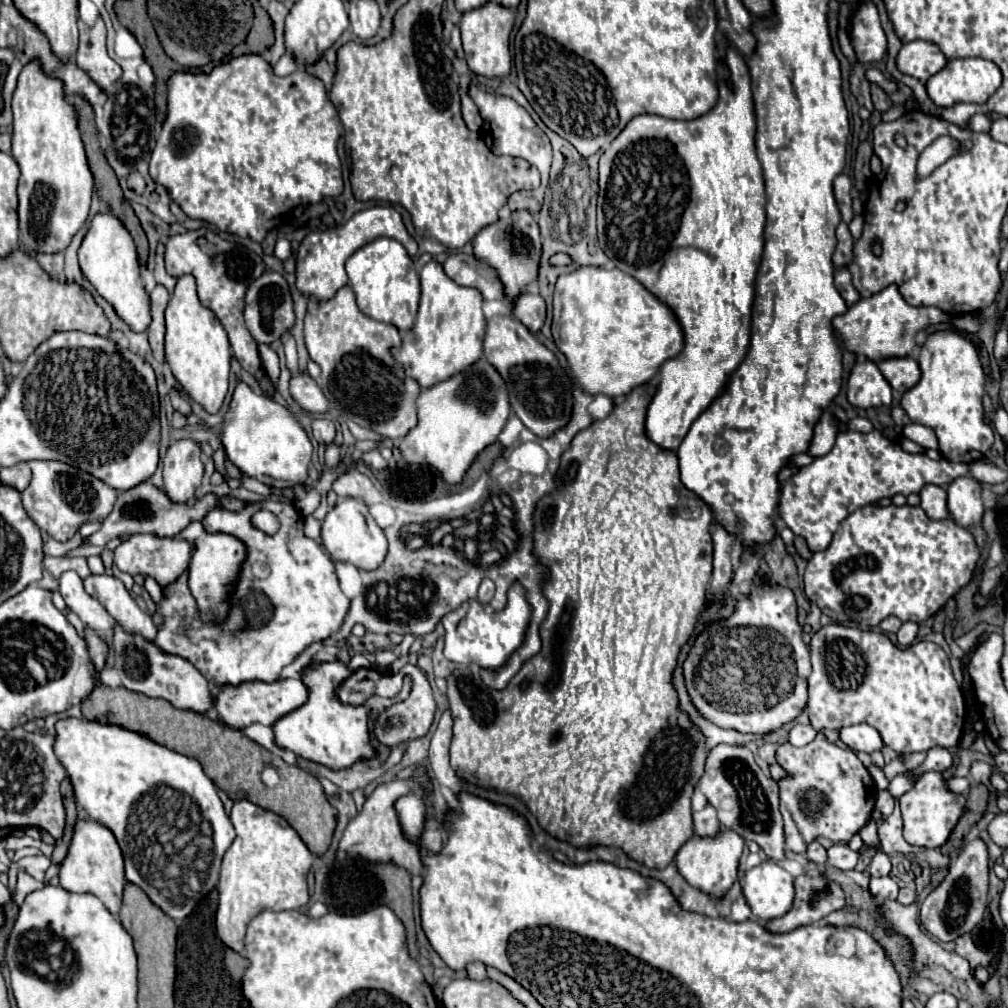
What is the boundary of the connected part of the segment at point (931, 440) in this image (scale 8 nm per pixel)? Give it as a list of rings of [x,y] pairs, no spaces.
[[[910,423],[904,427],[904,437],[922,445],[924,449],[938,449],[938,439],[936,439],[936,433],[926,427],[926,425],[918,425],[918,423]]]

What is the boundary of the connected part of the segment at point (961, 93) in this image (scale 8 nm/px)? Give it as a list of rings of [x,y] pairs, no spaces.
[[[968,57],[968,59],[950,59],[948,65],[932,75],[926,83],[928,97],[938,107],[950,107],[954,103],[984,103],[1002,83],[1002,71],[996,63],[980,57]]]

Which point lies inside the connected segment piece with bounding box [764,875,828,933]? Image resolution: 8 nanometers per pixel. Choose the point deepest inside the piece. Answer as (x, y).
(810, 905)

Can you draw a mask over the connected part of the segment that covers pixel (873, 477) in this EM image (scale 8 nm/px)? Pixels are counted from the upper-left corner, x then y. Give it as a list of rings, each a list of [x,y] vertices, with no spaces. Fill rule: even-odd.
[[[844,431],[836,437],[836,443],[832,447],[832,451],[828,455],[816,457],[812,465],[802,467],[792,479],[786,481],[786,485],[782,487],[780,493],[780,505],[778,505],[778,513],[780,519],[786,523],[786,527],[792,529],[794,535],[800,535],[806,539],[810,551],[822,551],[830,545],[834,531],[838,529],[840,521],[846,519],[852,511],[876,503],[882,497],[894,497],[896,493],[902,495],[910,495],[910,493],[918,493],[926,483],[934,483],[934,485],[948,485],[952,483],[956,477],[968,475],[968,465],[966,463],[952,463],[948,459],[940,459],[940,461],[932,461],[926,453],[920,455],[910,455],[906,453],[898,443],[886,439],[880,431],[870,431],[870,433],[860,433],[860,431]]]

